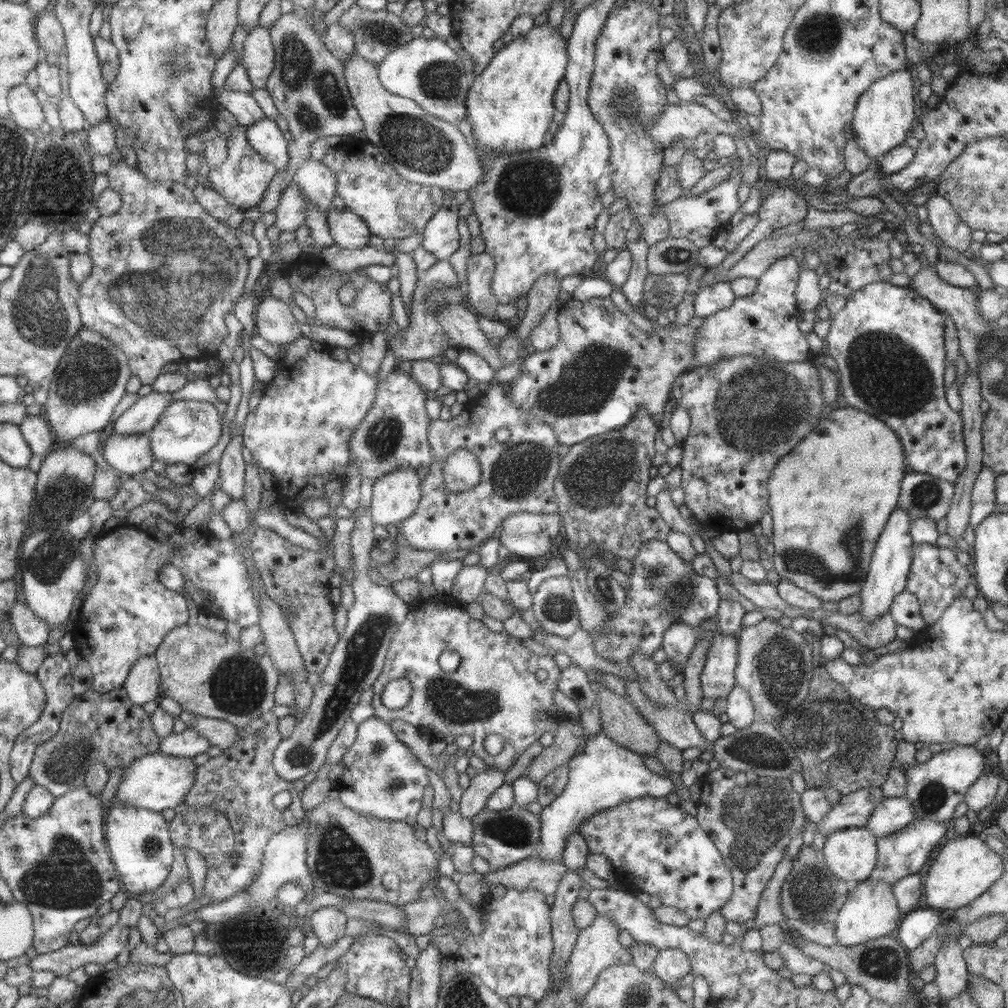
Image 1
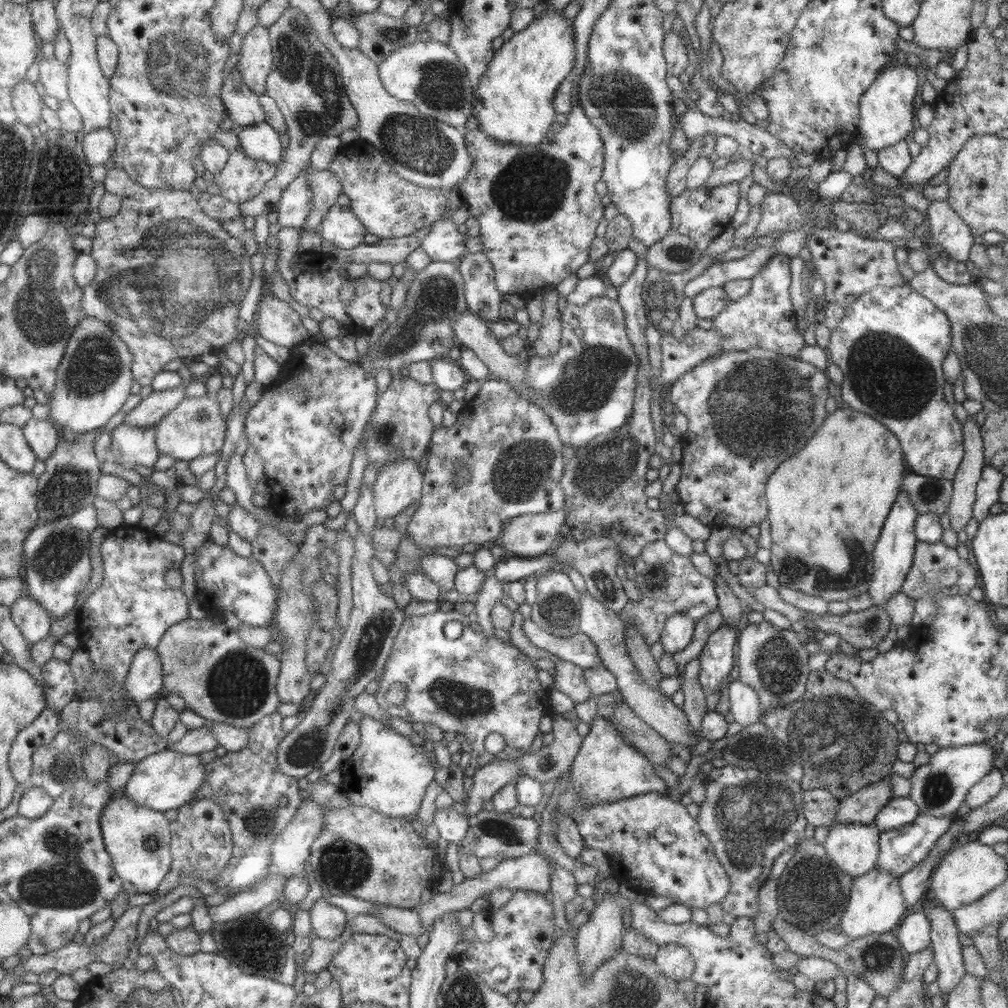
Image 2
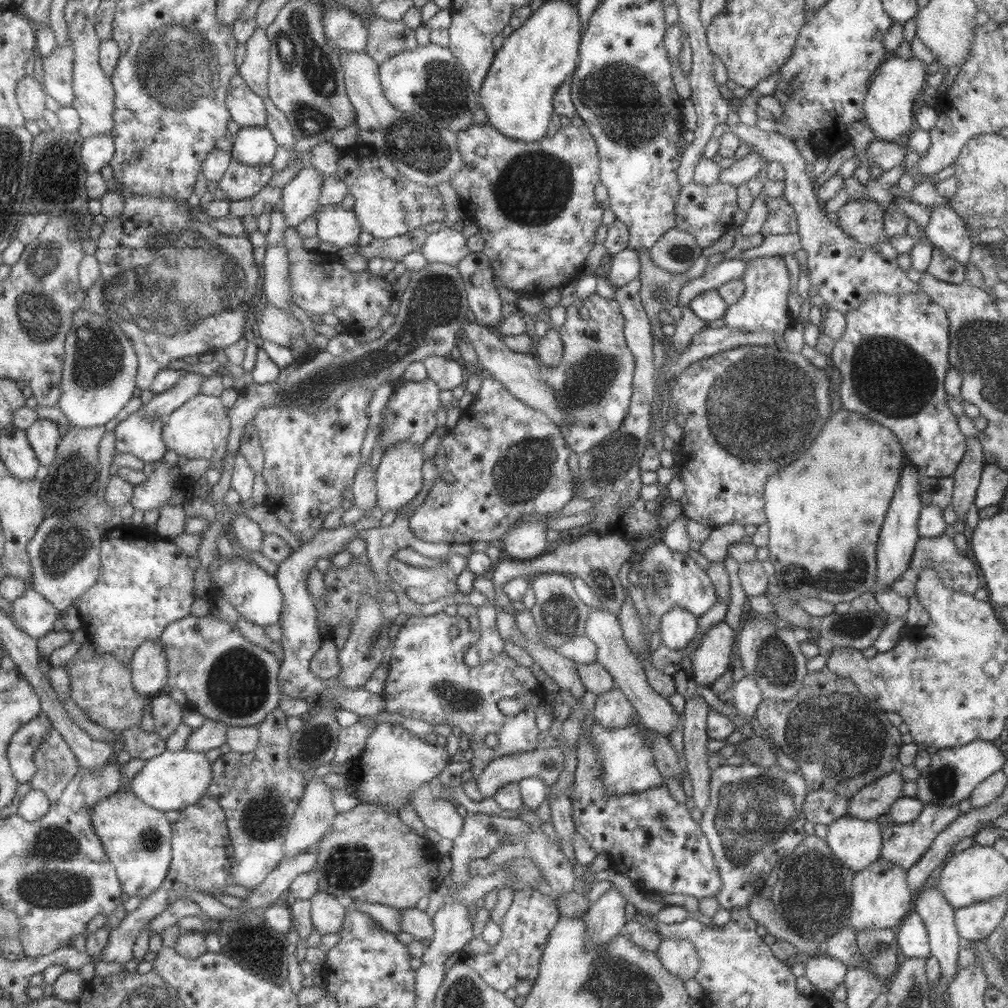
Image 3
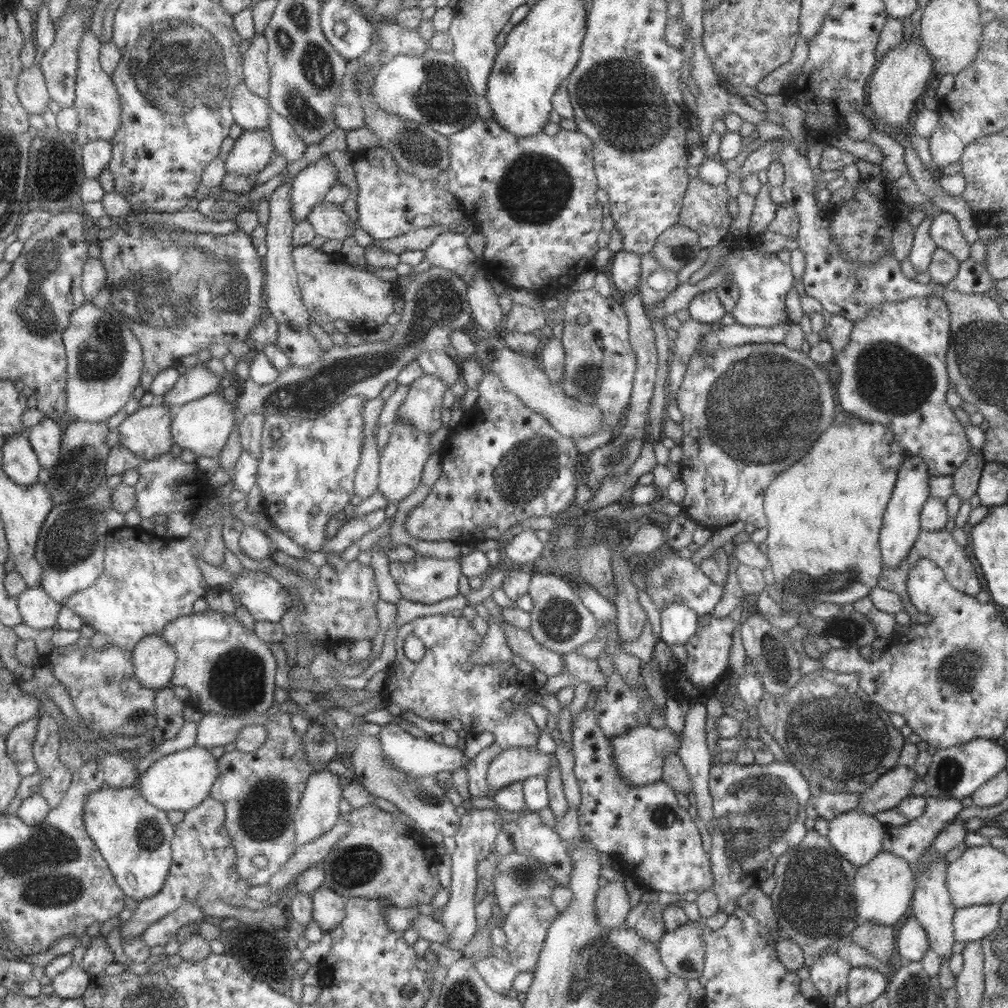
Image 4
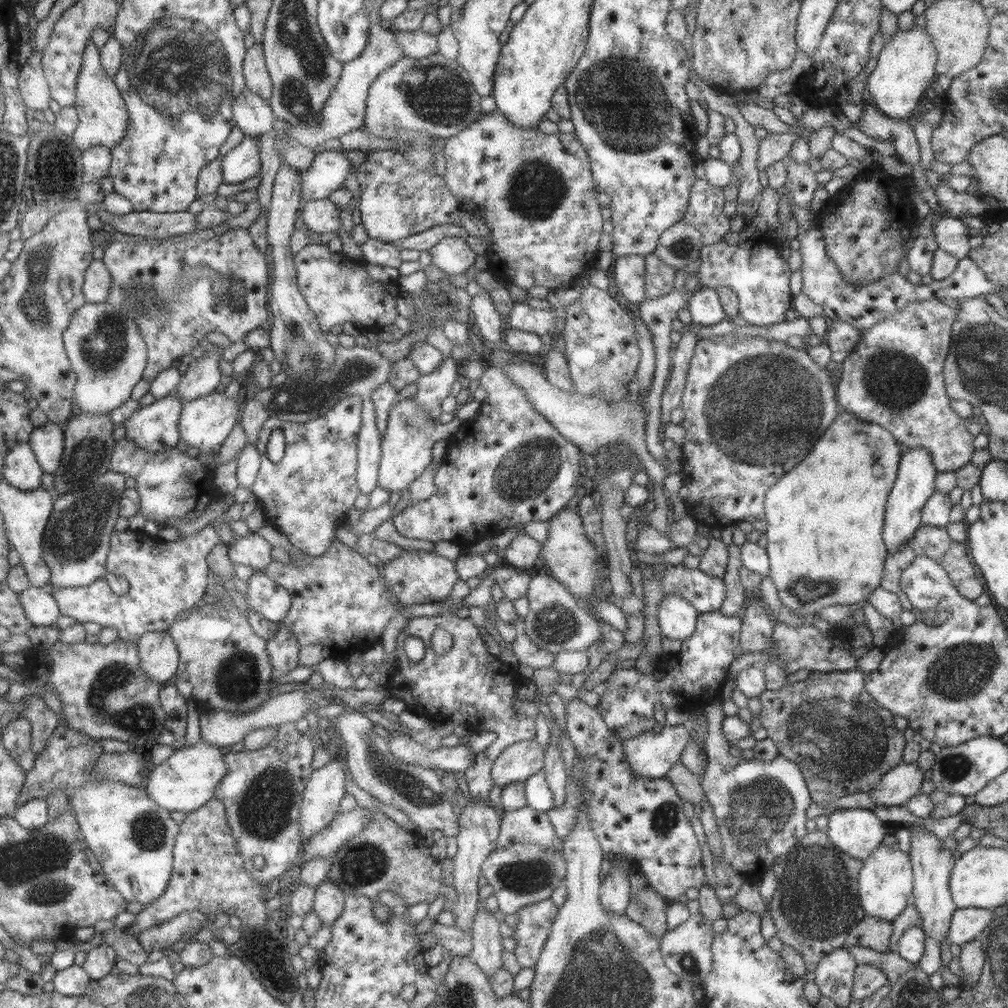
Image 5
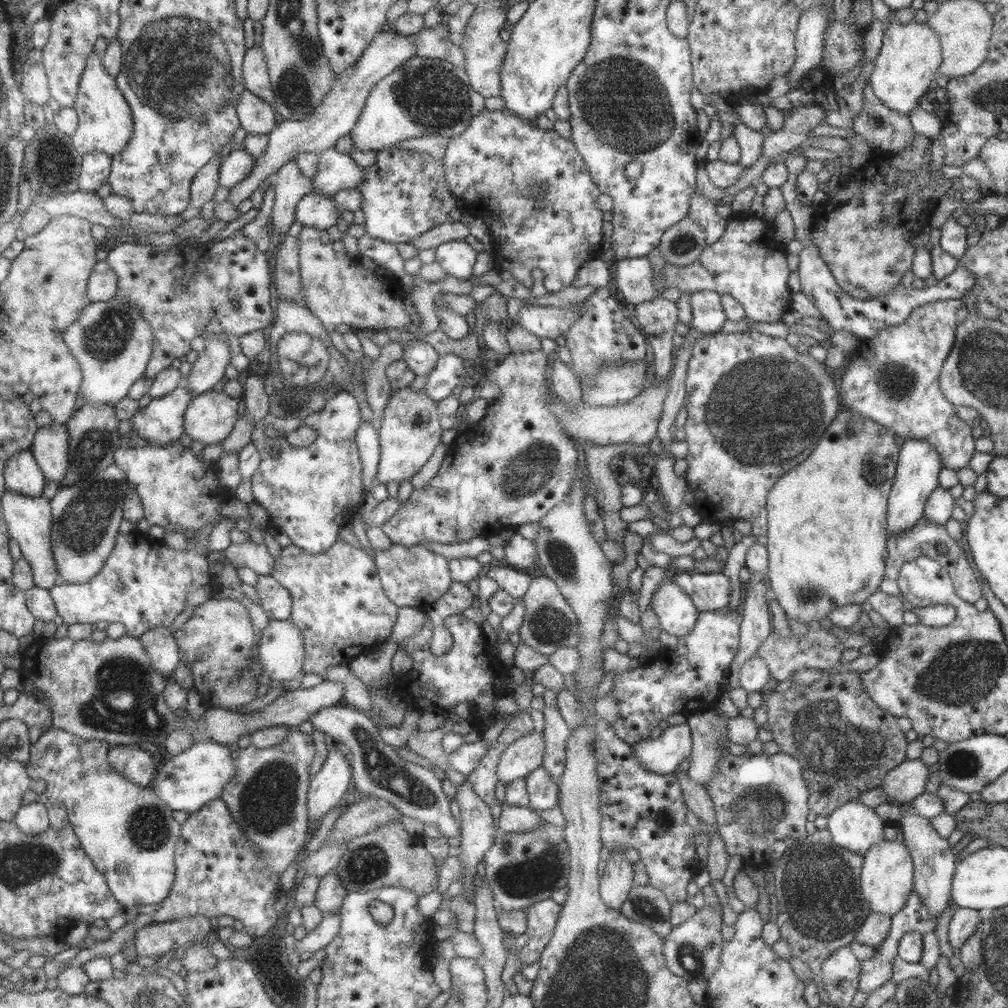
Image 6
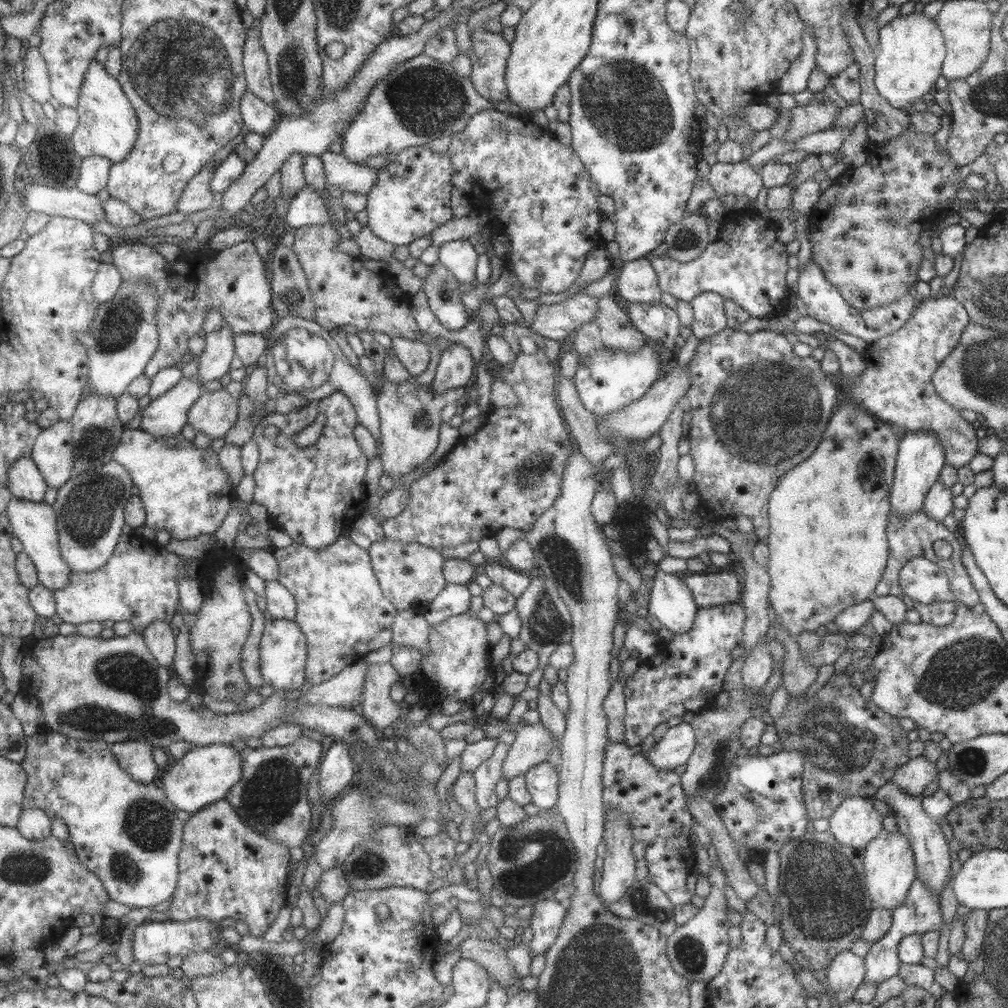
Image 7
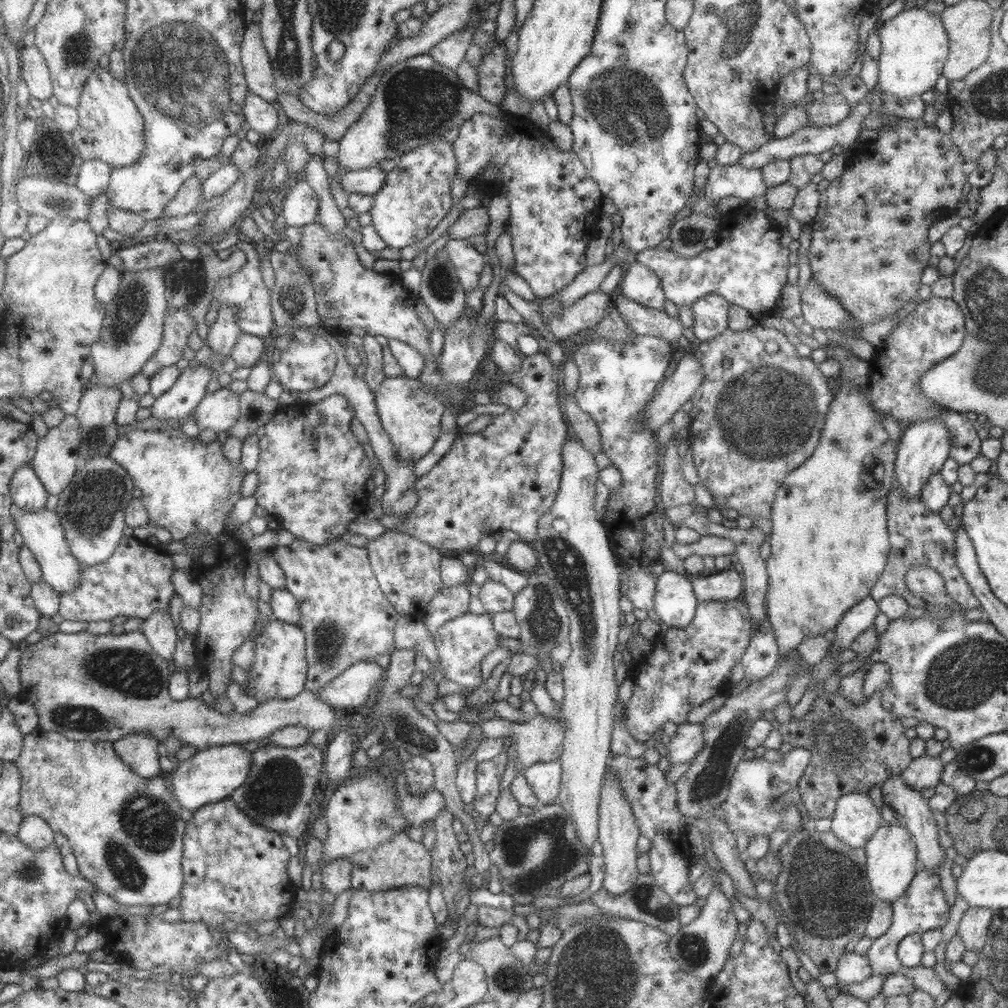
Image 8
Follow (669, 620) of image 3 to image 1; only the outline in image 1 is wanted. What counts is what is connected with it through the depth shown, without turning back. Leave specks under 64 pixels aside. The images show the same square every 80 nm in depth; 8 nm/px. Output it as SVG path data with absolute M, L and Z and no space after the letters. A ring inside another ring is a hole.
M673 622L665 629L660 647L663 648L667 660L682 670L696 638L695 628L687 626L683 622Z

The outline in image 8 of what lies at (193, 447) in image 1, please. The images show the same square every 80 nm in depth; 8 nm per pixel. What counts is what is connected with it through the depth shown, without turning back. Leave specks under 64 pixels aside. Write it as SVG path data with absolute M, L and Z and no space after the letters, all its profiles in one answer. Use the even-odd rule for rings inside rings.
M229 387L208 393L195 410L195 422L200 430L229 431L239 419L241 419L241 398Z

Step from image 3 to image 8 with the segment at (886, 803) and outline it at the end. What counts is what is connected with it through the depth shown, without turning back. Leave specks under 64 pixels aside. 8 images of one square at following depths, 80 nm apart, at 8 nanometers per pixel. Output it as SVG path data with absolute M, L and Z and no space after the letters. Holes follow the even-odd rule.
M927 754L918 756L900 772L899 777L907 786L915 790L934 787L940 782L943 763L939 757Z

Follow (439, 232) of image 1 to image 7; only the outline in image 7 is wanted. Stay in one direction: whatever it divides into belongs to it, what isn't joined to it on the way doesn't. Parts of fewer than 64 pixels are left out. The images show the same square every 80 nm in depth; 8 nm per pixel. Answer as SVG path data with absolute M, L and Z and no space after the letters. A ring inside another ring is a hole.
M458 240L442 244L438 260L453 273L459 283L470 283L475 279L477 255L478 252L468 240Z

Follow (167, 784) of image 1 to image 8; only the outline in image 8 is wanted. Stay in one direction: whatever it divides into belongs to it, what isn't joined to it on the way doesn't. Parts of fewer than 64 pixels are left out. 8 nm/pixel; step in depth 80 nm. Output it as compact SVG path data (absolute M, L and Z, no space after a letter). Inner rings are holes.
M240 743L211 746L200 749L191 760L180 762L168 778L175 798L183 808L194 813L205 805L231 798L247 782L253 765L253 752L246 750Z

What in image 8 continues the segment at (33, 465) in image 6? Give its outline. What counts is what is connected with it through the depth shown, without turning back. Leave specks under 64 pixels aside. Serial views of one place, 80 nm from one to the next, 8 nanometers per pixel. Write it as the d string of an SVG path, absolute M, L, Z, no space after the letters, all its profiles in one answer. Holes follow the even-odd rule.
M32 463L15 473L14 482L11 482L14 506L22 510L41 510L47 504L49 492Z

